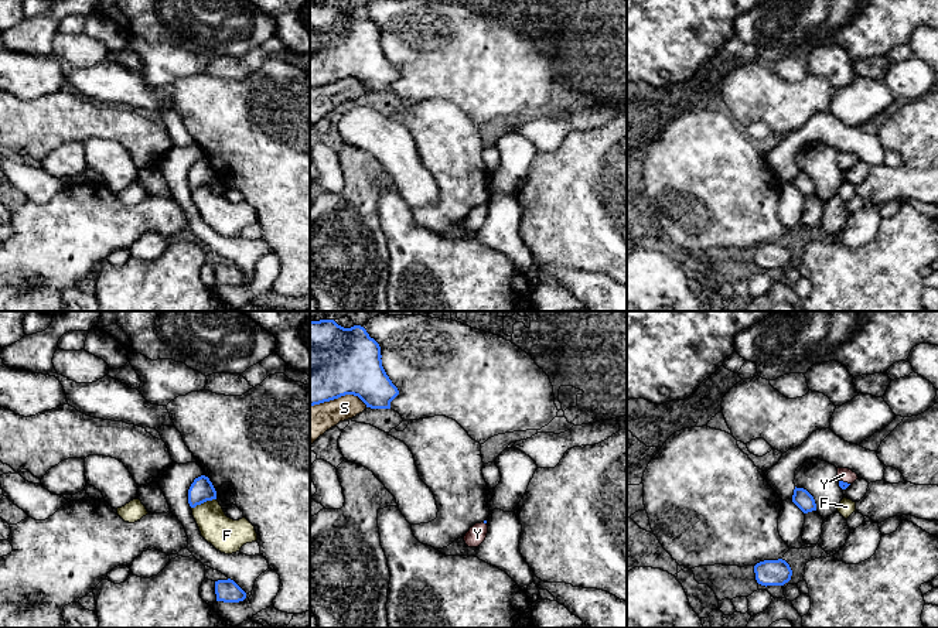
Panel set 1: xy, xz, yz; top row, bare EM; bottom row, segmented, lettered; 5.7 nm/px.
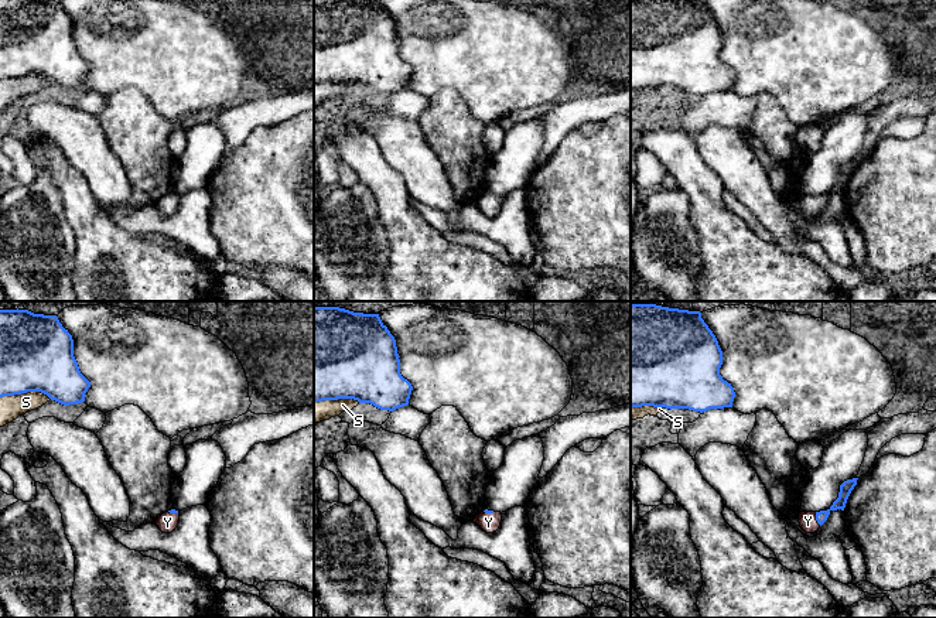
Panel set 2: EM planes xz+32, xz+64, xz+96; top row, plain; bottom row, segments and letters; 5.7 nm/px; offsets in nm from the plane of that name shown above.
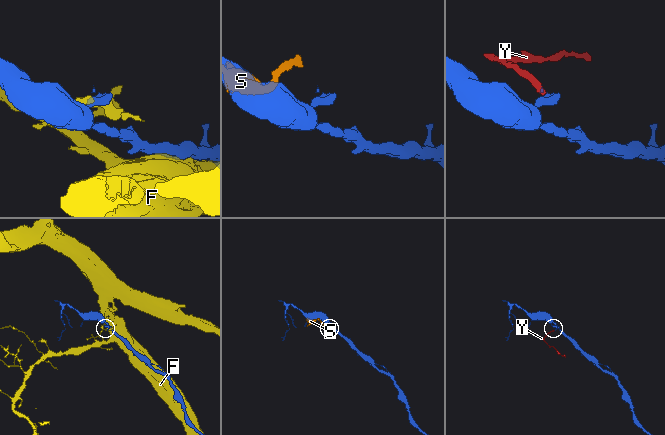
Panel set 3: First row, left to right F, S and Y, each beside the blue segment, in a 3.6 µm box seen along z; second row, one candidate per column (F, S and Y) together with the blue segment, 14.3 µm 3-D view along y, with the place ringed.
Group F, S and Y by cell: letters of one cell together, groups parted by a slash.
F / S / Y

